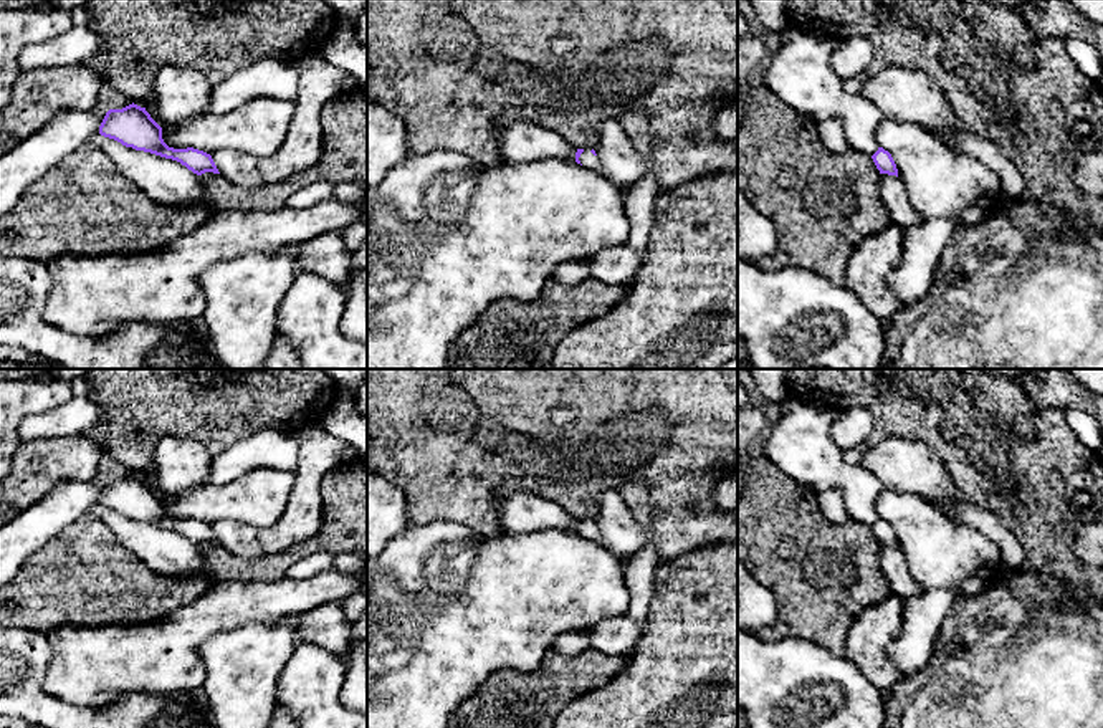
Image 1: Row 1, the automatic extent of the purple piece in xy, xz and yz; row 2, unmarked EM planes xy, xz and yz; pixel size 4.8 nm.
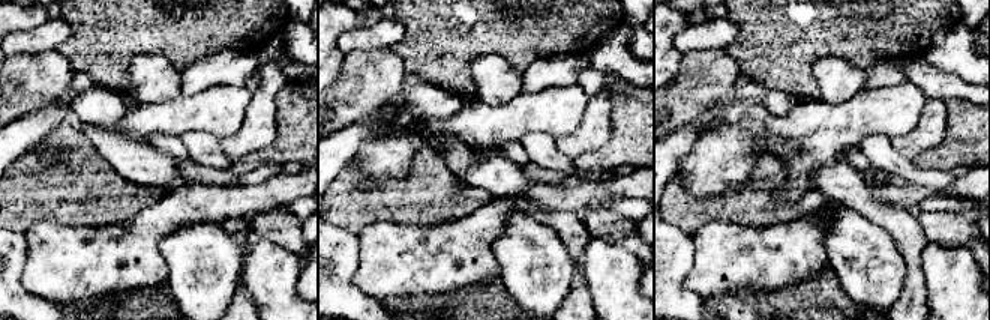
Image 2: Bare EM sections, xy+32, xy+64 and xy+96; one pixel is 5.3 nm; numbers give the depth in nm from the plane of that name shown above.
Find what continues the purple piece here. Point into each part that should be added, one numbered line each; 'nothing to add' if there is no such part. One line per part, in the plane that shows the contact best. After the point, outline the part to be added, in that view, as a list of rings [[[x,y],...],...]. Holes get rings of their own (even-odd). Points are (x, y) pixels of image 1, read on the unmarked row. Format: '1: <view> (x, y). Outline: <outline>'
1: xz (587, 530). Outline: [[[584,521],[584,523],[580,524],[579,531],[580,531],[580,534],[582,534],[584,538],[589,538],[589,539],[594,539],[594,541],[604,544],[604,543],[602,543],[602,536],[600,536],[600,533],[599,533],[599,528],[594,526],[590,521]],[[604,544],[604,546],[605,546],[605,544]]]

